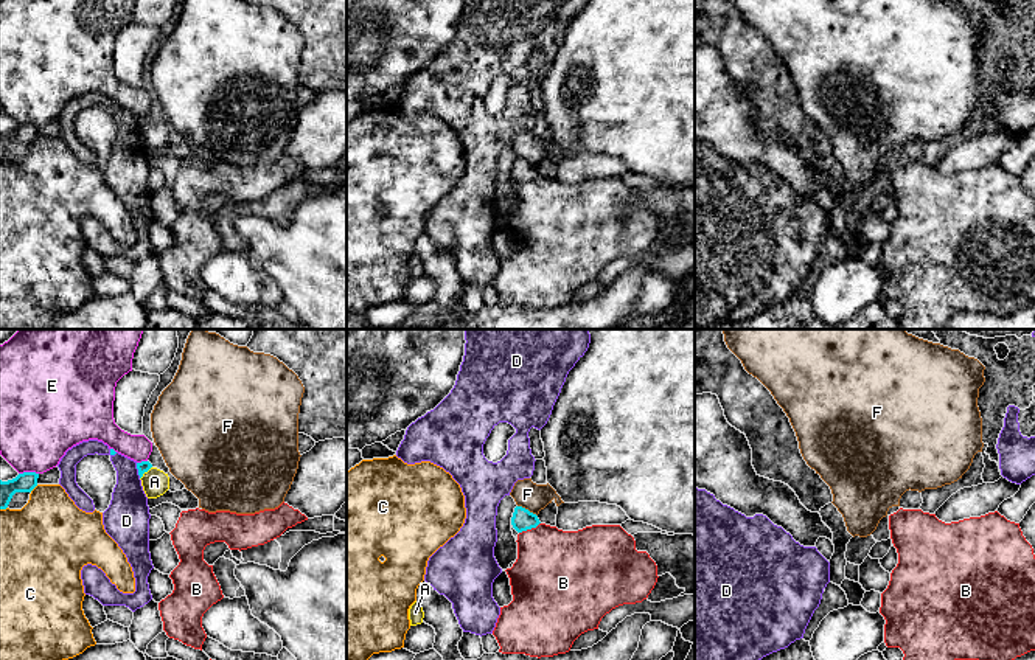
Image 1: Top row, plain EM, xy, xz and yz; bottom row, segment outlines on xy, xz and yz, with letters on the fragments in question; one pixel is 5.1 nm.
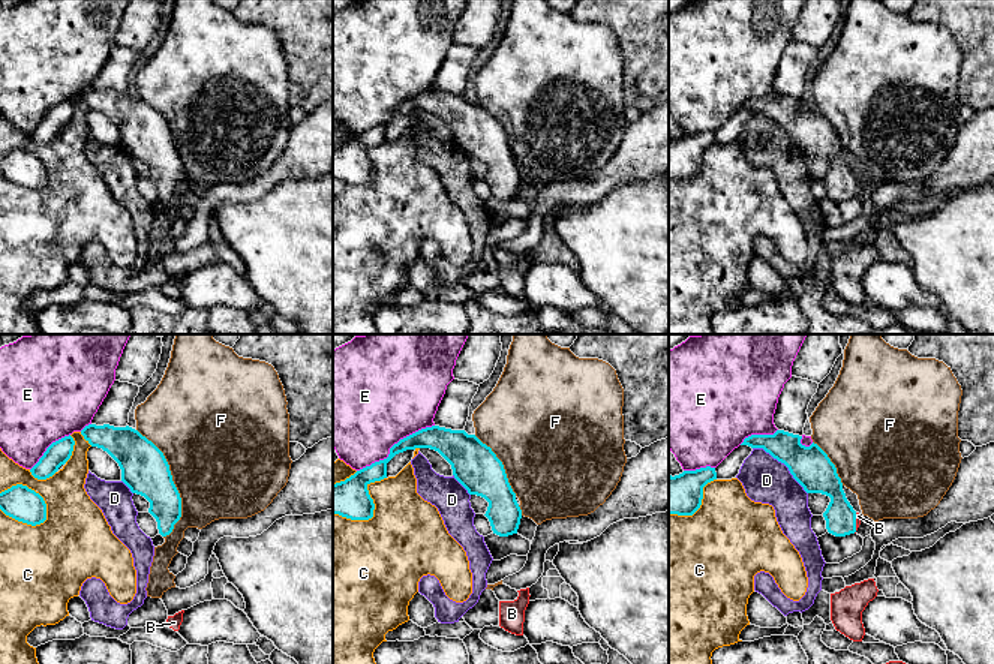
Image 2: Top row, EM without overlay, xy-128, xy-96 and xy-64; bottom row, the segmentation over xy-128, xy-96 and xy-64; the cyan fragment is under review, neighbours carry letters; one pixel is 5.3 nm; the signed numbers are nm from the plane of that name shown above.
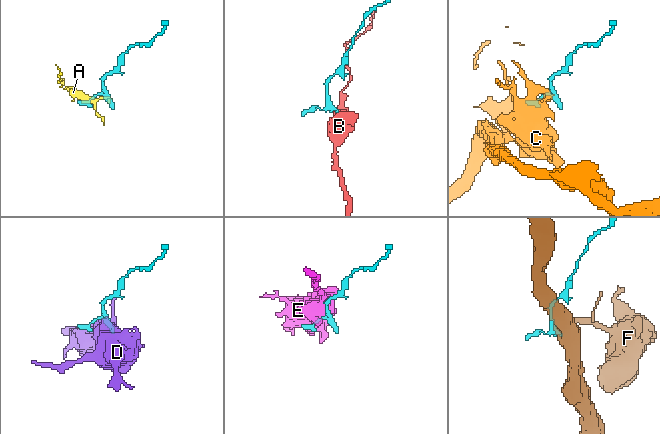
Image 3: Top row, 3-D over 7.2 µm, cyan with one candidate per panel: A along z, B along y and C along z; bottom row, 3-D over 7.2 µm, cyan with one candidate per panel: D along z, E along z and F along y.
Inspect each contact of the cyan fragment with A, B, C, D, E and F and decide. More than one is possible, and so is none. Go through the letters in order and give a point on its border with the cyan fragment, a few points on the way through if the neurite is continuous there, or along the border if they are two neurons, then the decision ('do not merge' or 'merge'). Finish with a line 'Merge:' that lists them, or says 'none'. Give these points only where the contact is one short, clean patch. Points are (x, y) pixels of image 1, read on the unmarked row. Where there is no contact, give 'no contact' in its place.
A: meets cyan in xy at (145, 123); do not merge
B: meets cyan in xz at (529, 180); runs through xz (522, 171), (529, 180), (555, 221); merge
C: meets cyan in xy at (33, 140); do not merge
D: meets cyan in xy at (139, 123); border along xy (135, 115), (140, 129); do not merge
E: meets cyan in xy at (28, 125); do not merge
F: meets cyan in xz at (527, 162); do not merge
Merge: B

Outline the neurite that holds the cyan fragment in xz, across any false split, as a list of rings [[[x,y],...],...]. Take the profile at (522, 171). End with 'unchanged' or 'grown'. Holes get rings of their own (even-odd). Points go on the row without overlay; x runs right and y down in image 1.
[[[516,158],[511,169],[518,186],[518,211],[507,221],[513,253],[500,259],[493,287],[502,306],[525,306],[530,309],[553,309],[570,303],[573,294],[584,284],[598,281],[601,270],[623,256],[642,255],[657,234],[657,217],[646,203],[636,202],[636,193],[620,177],[592,177],[578,183],[563,183],[541,175],[538,168]]]; grown

